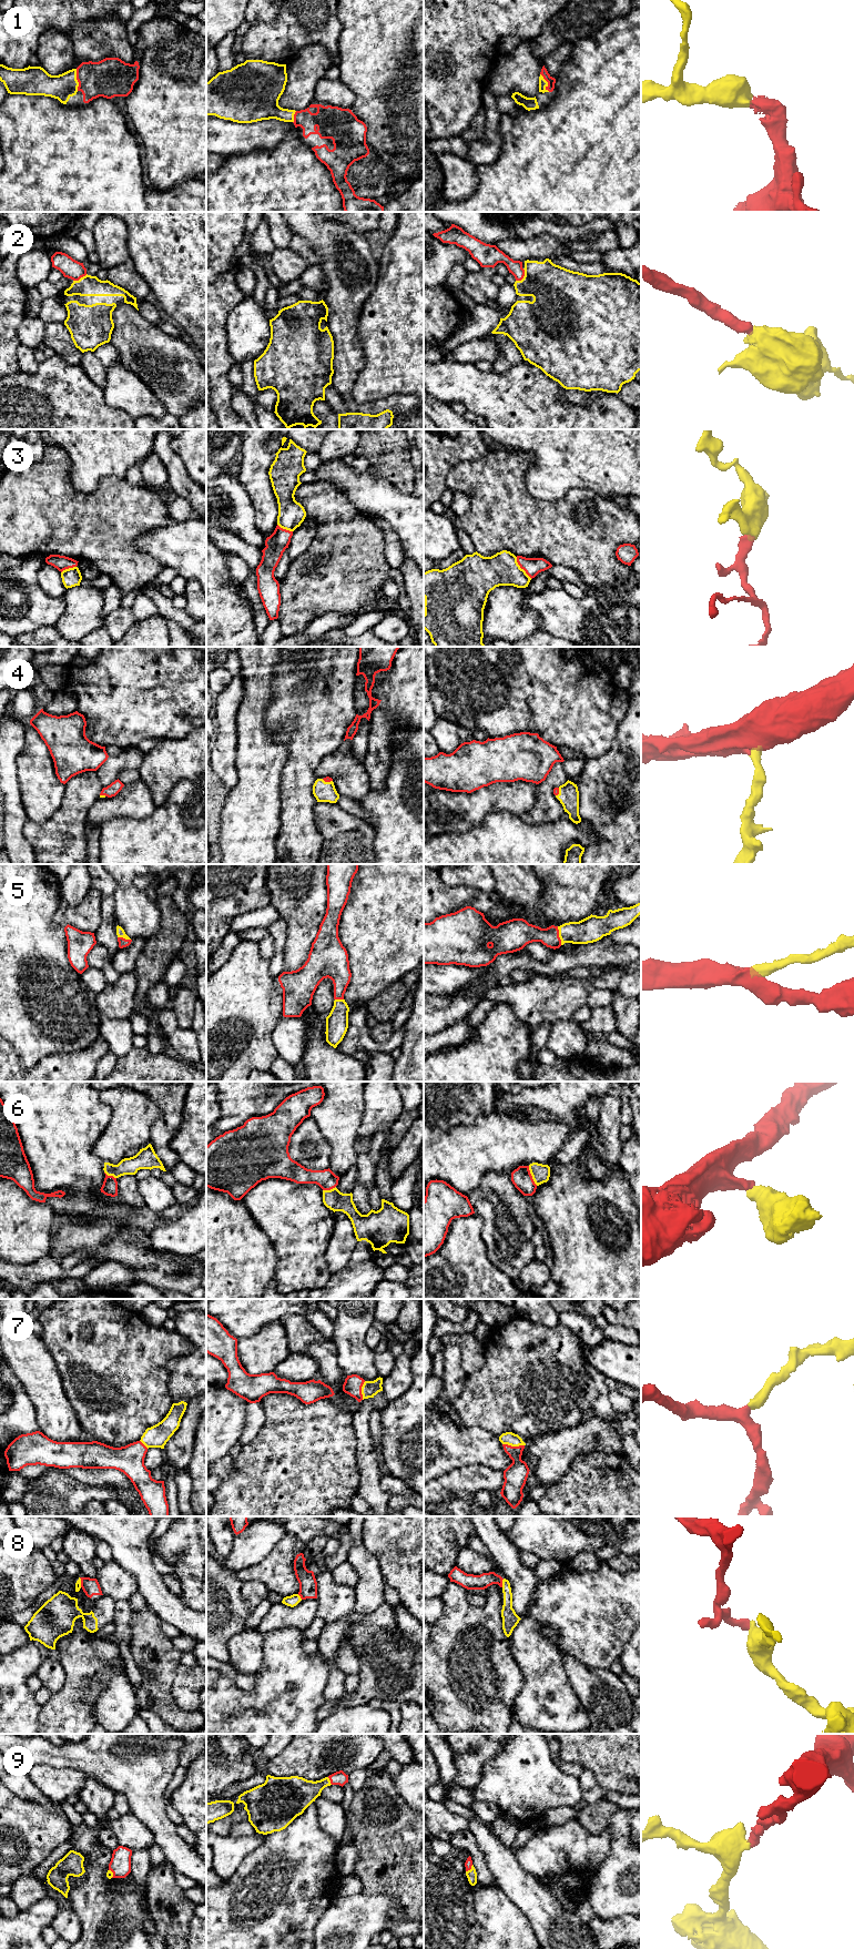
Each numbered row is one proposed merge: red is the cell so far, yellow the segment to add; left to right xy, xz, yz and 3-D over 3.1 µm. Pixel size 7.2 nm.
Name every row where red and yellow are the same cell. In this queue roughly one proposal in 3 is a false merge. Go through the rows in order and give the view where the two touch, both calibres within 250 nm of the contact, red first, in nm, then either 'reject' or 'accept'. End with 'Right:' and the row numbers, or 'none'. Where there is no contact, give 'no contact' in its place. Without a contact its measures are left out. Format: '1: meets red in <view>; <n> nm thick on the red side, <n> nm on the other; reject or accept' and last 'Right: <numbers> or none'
1: meets red in xy; 280 nm thick on the red side, 180 nm on the other; accept
2: meets red in yz; 110 nm thick on the red side, 340 nm on the other; accept
3: meets red in yz; 130 nm thick on the red side, 240 nm on the other; accept
4: meets red in xz; 50 nm thick on the red side, 150 nm on the other; accept
5: meets red in yz; 160 nm thick on the red side, 190 nm on the other; accept
6: meets red in yz; 150 nm thick on the red side, 130 nm on the other; accept
7: meets red in yz; 170 nm thick on the red side, 90 nm on the other; accept
8: meets red in yz; 110 nm thick on the red side, 110 nm on the other; reject
9: meets red in yz; 60 nm thick on the red side, 80 nm on the other; accept
Right: 1, 2, 3, 4, 5, 6, 7, 9

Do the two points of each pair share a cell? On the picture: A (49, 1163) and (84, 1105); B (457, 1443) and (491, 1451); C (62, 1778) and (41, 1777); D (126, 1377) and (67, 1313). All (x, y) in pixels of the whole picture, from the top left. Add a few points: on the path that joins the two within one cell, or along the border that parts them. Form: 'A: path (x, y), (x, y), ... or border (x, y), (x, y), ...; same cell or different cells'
A: path (58, 1148), (58, 1132), (70, 1119); same cell
B: path (466, 1445), (483, 1448); same cell
C: path (57, 1777), (47, 1777); same cell
D: path (108, 1371), (70, 1332); same cell

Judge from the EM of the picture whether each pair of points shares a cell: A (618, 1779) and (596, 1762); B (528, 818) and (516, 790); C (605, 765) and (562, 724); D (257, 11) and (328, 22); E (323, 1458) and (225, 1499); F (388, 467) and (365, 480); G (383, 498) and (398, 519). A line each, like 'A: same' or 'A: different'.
A: same
B: different
C: different
D: different
E: same
F: different
G: same

